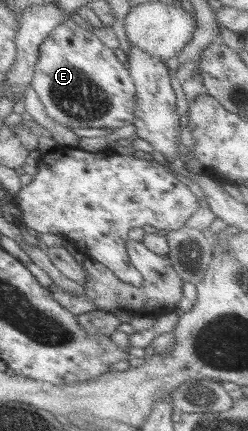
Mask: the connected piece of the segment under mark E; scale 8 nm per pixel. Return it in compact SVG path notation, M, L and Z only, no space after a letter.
M69 17L56 25L39 44L30 87L43 105L46 116L55 124L65 128L99 128L115 130L133 121L135 107L135 89L125 68L113 54L84 26L79 26Z

